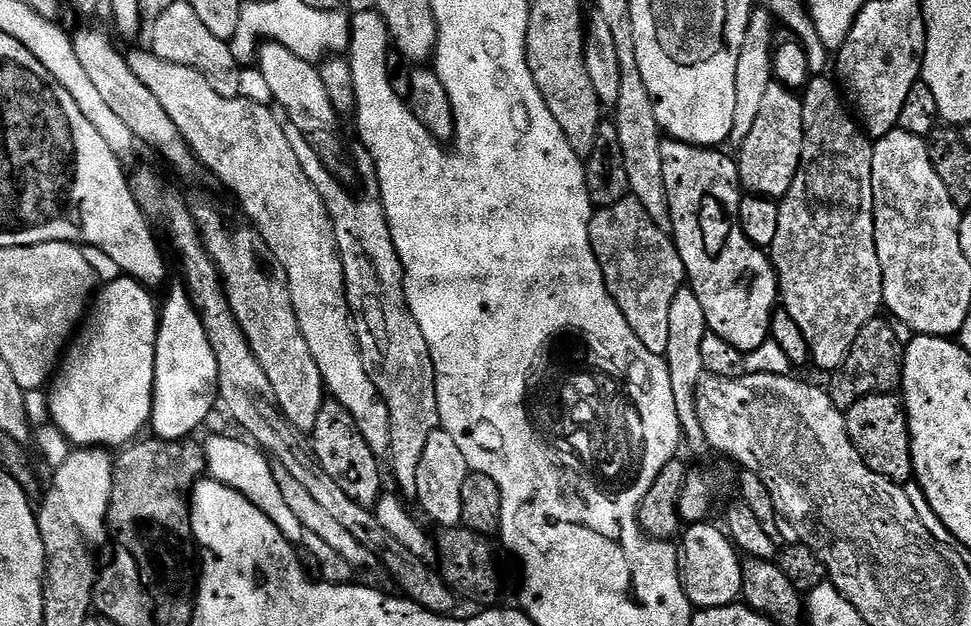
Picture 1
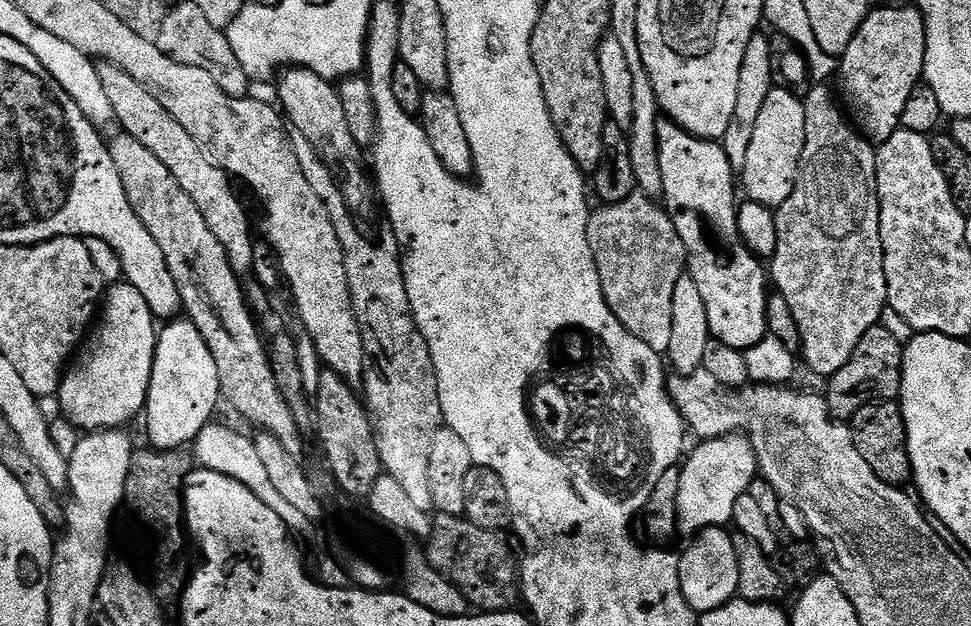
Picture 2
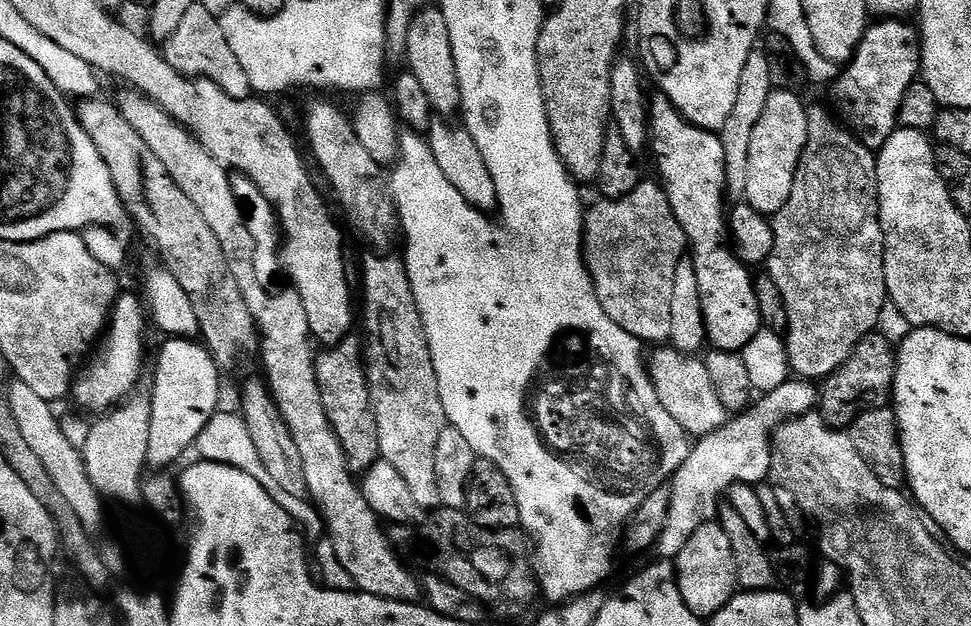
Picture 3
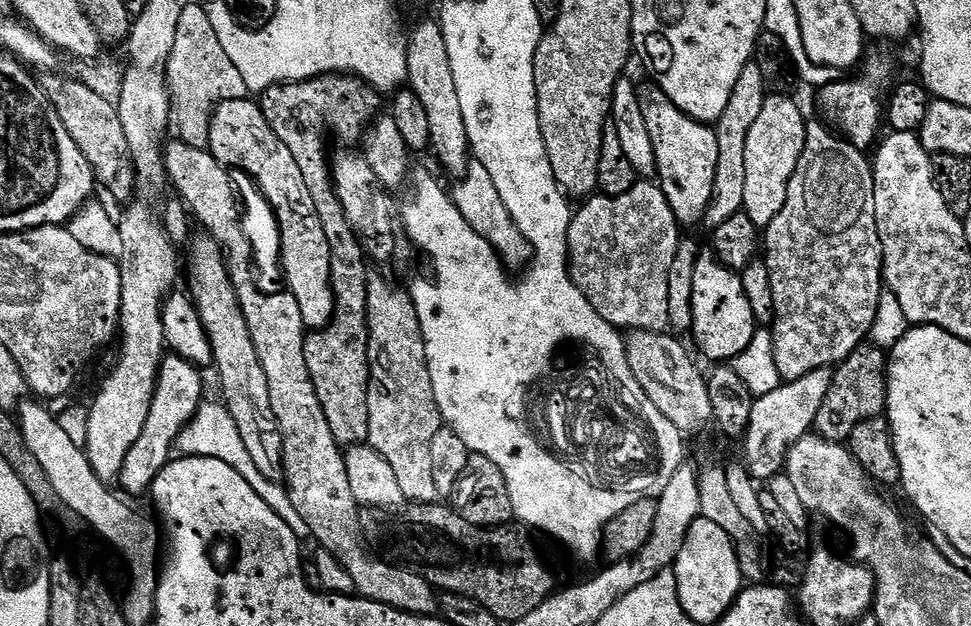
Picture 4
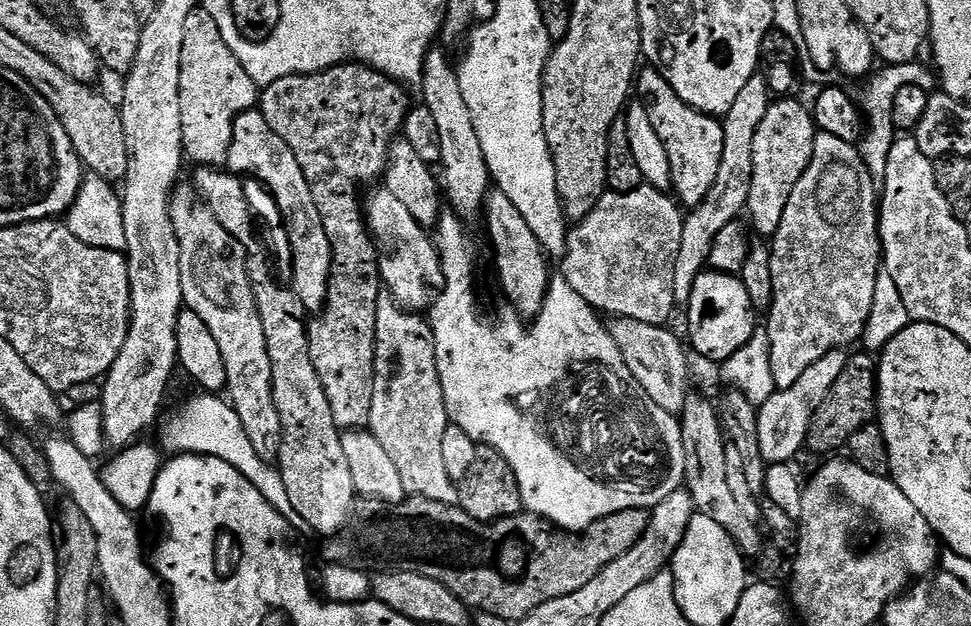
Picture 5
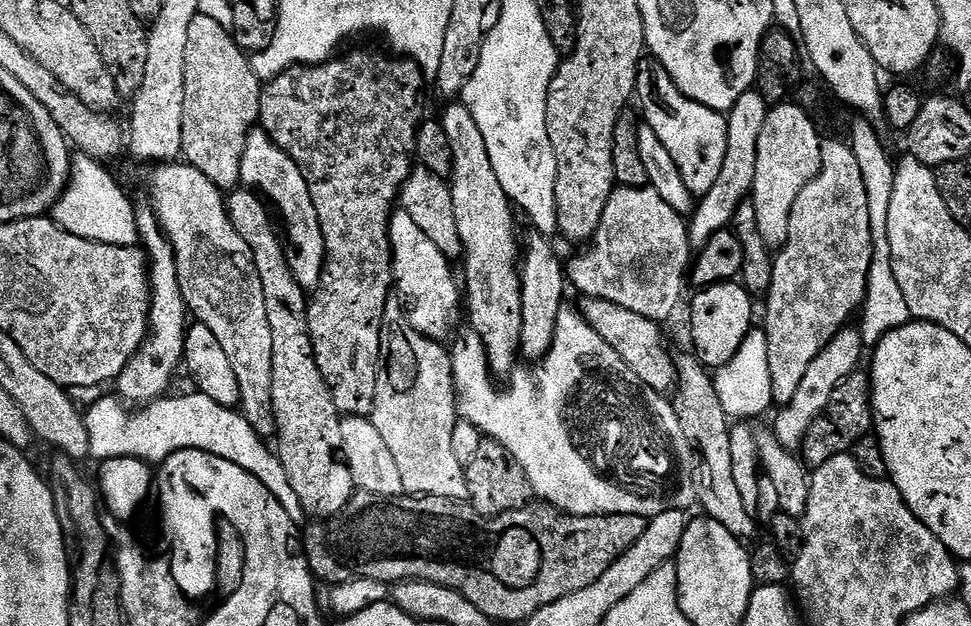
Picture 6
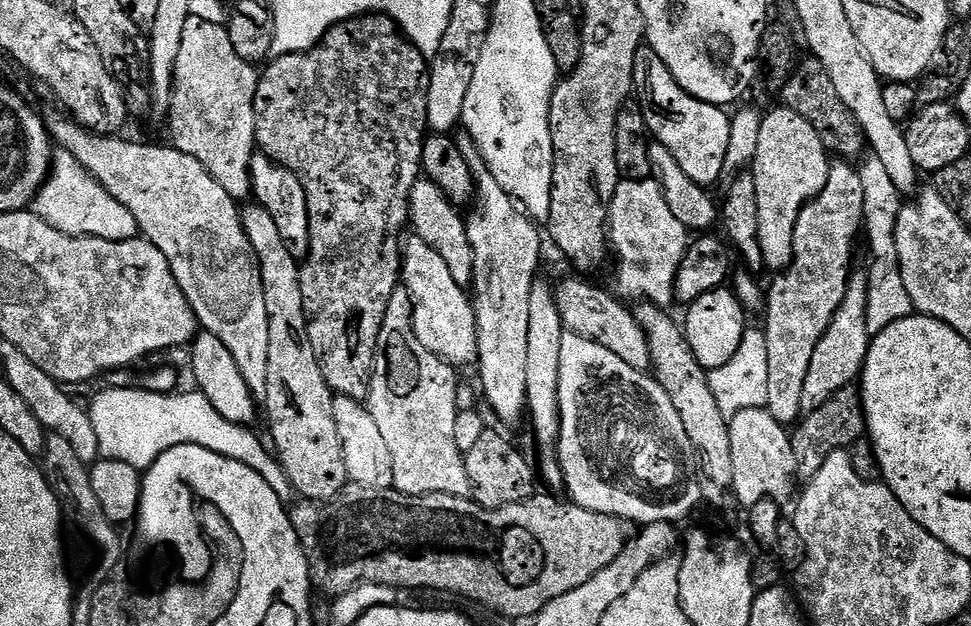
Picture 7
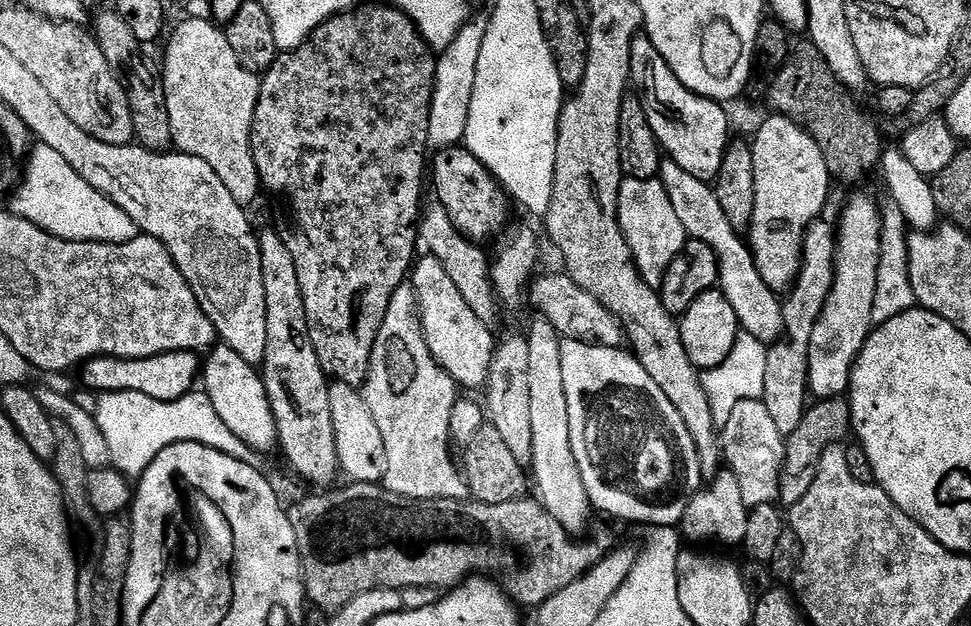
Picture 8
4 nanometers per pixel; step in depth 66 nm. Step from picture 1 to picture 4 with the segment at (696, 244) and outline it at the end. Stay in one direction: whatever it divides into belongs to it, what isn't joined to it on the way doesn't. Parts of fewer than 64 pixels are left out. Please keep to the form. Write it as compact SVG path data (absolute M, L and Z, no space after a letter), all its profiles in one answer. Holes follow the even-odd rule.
M655 82L641 83L639 90L642 114L645 115L646 127L650 130L650 142L654 142L659 186L666 194L666 198L670 202L670 210L674 210L676 221L681 226L699 225L712 201L714 178L718 174L718 138L715 127L709 126L703 120L690 118L685 112L678 110L678 106L674 106L674 102L670 102L668 95ZM701 255L694 266L694 322L690 333L691 339L696 339L701 354L706 359L712 360L711 362L735 361L736 356L742 354L746 346L750 346L750 338L754 338L757 331L754 310L750 308L750 298L746 298L746 290L742 286L739 275L711 255Z

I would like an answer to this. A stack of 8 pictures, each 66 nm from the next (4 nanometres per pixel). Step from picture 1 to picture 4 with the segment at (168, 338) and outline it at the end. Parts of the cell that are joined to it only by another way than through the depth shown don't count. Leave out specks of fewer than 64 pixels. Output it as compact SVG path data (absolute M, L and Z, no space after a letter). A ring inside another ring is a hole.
M168 354L164 357L145 429L129 453L118 479L119 486L129 492L129 497L140 496L143 492L145 495L151 489L158 474L173 459L172 448L174 452L185 426L196 417L197 410L205 403L204 380L200 377L200 372L201 369L197 365L191 364L181 356Z

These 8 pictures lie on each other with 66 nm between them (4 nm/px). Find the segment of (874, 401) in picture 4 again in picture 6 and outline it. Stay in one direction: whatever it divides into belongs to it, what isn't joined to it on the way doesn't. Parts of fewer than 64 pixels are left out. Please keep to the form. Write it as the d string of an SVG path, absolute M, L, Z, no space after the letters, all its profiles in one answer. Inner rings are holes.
M854 371L846 378L842 378L842 382L838 382L834 394L830 394L830 402L824 415L818 417L804 435L802 460L805 465L813 469L821 468L823 464L830 462L830 458L851 453L858 440L873 431L871 394L872 382L867 371Z

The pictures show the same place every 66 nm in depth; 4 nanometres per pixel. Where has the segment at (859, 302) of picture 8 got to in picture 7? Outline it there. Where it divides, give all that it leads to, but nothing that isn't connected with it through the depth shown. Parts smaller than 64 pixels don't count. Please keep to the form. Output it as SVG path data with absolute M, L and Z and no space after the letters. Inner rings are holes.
M853 271L852 277L848 279L842 304L838 306L838 312L834 314L826 334L822 334L814 350L814 358L810 358L810 370L806 370L806 382L802 386L801 413L818 410L822 402L829 400L830 394L838 394L838 390L846 385L856 384L860 373L864 371L864 359L870 343L866 324L867 292L867 271Z

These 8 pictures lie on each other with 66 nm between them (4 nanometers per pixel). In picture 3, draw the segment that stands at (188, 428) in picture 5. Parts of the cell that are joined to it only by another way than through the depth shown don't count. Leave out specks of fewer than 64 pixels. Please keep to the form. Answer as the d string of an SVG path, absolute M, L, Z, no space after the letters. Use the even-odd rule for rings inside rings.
M217 411L216 415L210 418L206 430L202 430L202 434L196 439L194 448L195 451L200 451L199 459L201 461L209 460L215 464L229 464L250 474L250 478L254 478L254 482L258 482L258 486L266 489L270 498L274 498L274 502L278 502L278 506L282 506L282 510L286 510L286 514L290 514L290 518L296 523L299 531L309 541L316 540L319 536L323 537L326 529L323 520L320 519L320 513L307 499L286 494L286 490L278 490L276 483L270 479L270 474L266 474L266 466L262 466L262 458L258 458L258 450L250 438L250 430L246 430L243 415L231 416L230 413L224 411Z

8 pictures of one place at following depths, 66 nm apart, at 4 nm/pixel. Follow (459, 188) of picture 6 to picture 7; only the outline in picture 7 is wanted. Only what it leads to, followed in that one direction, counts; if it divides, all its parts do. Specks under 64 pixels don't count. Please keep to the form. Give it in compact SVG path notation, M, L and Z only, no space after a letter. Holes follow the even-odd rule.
M460 132L454 139L476 184L476 209L467 213L466 223L470 250L474 250L470 299L476 312L480 388L493 414L512 424L525 415L528 406L526 341L530 331L530 290L537 282L536 270L540 266L539 227L495 181L472 136Z

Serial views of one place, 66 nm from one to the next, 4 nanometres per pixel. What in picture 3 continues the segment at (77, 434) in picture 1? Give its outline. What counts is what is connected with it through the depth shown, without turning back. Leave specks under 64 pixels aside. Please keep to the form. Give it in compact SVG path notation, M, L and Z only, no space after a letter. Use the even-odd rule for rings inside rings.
M117 295L116 305L112 307L107 329L99 341L98 348L104 351L104 377L100 380L100 388L92 384L96 372L85 367L75 377L74 397L84 408L95 414L103 413L120 406L132 396L135 384L140 380L140 367L144 364L144 320L146 324L146 308L141 297Z

